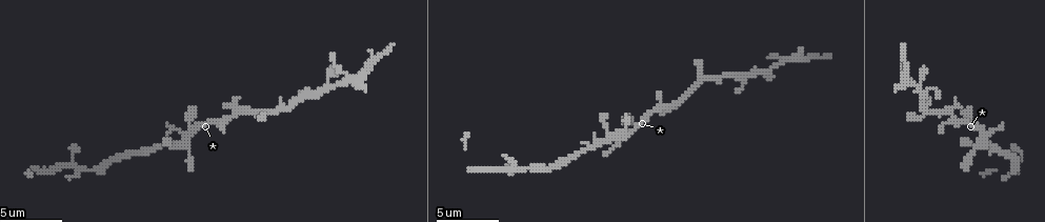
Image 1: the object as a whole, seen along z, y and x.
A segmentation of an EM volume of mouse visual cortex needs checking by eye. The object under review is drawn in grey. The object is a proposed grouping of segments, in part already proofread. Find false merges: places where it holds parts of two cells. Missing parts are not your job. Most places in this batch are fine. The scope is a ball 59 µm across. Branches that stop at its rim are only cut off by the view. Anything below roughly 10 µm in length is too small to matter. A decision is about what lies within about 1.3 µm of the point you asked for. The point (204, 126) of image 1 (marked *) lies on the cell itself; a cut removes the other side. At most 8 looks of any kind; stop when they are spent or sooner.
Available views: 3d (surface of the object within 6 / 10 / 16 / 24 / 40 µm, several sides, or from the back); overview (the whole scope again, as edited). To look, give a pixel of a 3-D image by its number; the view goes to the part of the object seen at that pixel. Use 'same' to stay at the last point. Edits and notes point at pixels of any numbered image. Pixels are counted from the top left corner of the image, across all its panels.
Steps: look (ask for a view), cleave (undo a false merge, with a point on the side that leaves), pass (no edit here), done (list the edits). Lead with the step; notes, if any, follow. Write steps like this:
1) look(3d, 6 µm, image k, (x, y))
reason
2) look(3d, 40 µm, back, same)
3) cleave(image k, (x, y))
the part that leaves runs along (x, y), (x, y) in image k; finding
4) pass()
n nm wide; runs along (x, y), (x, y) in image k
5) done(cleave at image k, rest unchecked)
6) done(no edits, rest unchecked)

look(3d, 10 µm, image 1, (277, 111))
sudden change in width

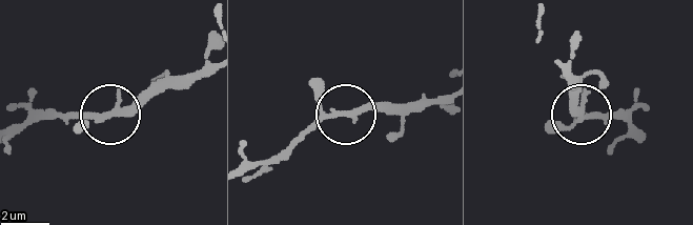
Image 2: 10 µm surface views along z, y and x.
pass()
runs along (14, 127), (33, 120), (123, 111), (157, 79) in image 2; one cell here

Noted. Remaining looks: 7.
look(3d, 16 µm, image 1, (176, 146))
calibre changes

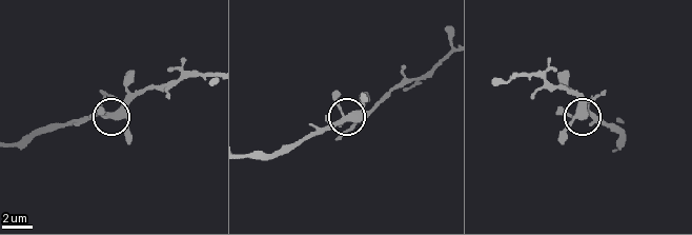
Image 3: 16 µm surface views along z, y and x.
pass()
330 nm wide; runs along (144, 92), (135, 95), (112, 114), (72, 118) in image 3; continuous, no second cell

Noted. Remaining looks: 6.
look(3d, 10 µm, image 1, (773, 65))
thin neck

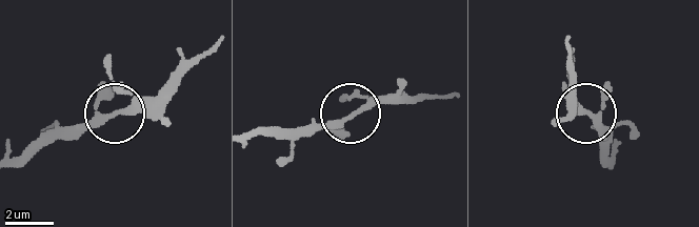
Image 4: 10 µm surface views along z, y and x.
pass()
210 nm wide; continuous, no second cell

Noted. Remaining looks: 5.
look(3d, 10 µm, image 1, (523, 168))
side arm on a straight run

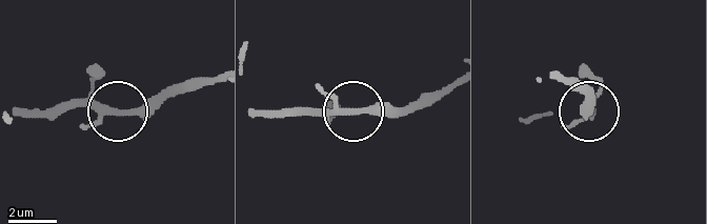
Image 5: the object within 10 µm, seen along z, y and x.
look(3d, 10 µm, back, image 5, (118, 112))

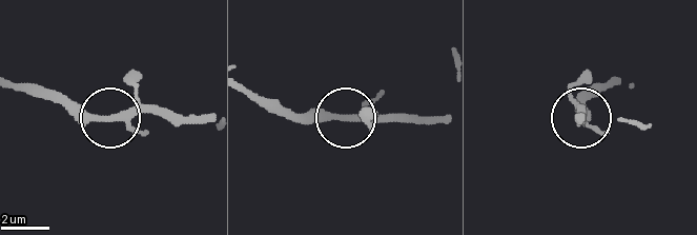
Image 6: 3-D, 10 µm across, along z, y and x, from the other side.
pass()
3 arms; one cell here

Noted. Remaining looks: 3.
done(no edits, rest unchecked)

